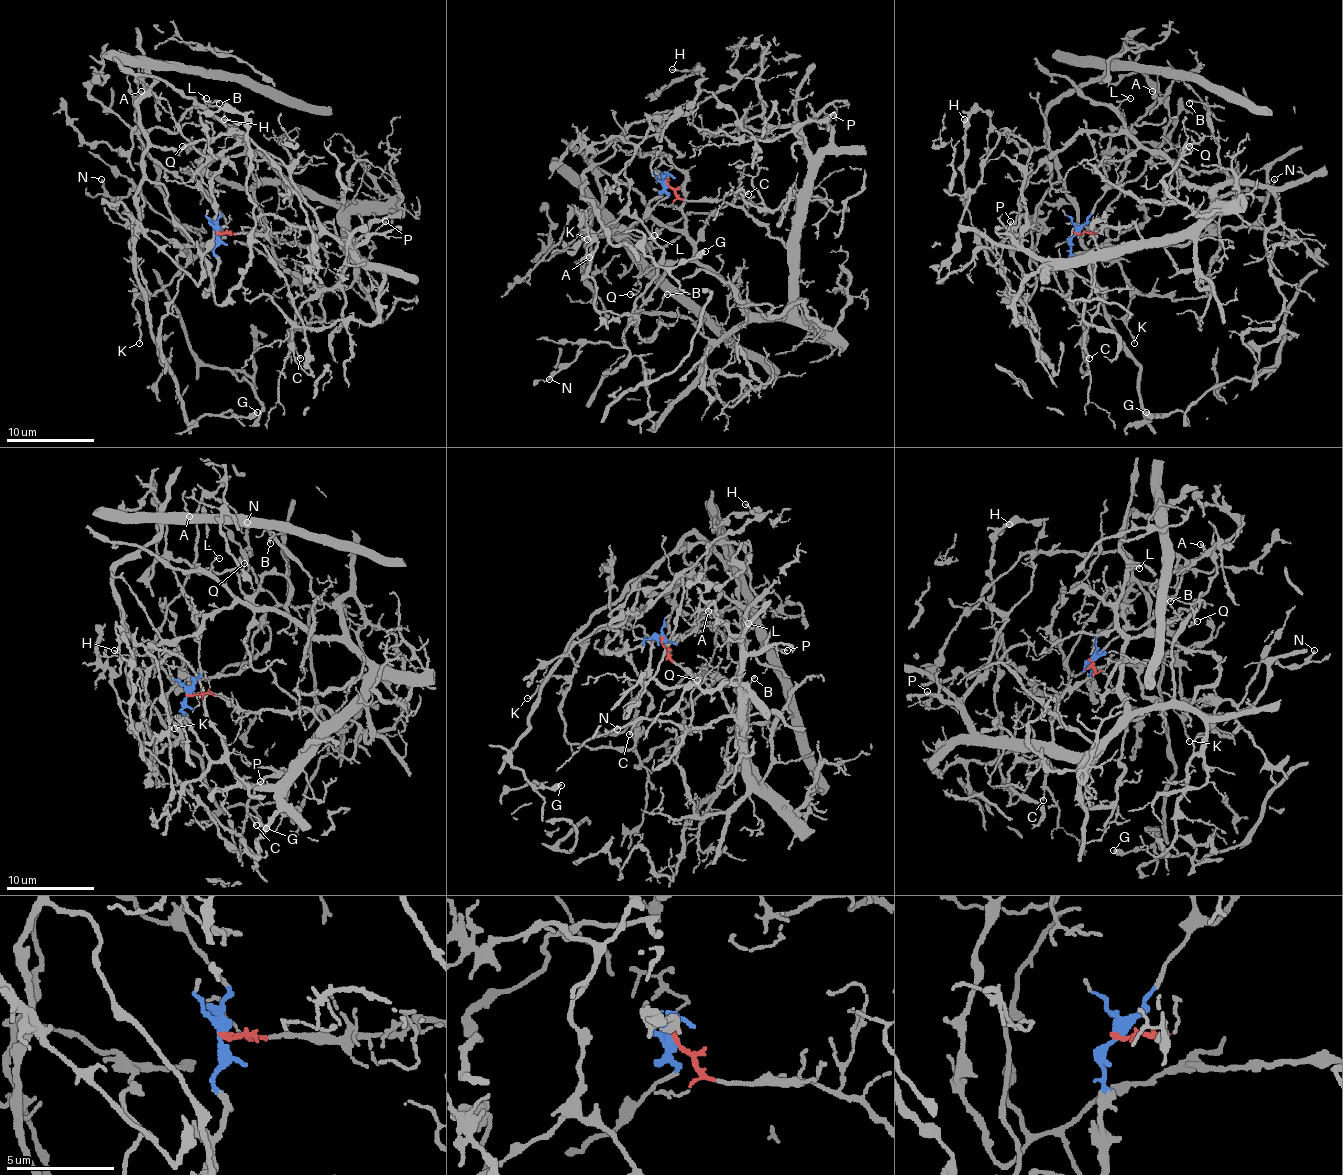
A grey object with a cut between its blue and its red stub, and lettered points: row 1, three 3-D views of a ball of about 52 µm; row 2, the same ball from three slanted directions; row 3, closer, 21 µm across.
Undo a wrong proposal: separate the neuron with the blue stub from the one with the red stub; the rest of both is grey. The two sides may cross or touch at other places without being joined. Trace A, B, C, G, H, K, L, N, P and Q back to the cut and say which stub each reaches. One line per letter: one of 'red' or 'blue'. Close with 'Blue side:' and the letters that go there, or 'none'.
A: blue
B: red
C: red
G: blue
H: blue
K: blue
L: red
N: blue
P: red
Q: red
Blue side: A, G, H, K, N

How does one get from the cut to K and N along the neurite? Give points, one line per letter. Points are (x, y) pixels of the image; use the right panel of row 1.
K: (1077, 233), (1070, 288), (1029, 284), (1079, 253), (1218, 238), (1200, 297), (1132, 293), (1134, 343)
N: (1077, 233), (1070, 288), (1029, 284), (1101, 246), (1238, 227), (1238, 194), (1273, 178)

